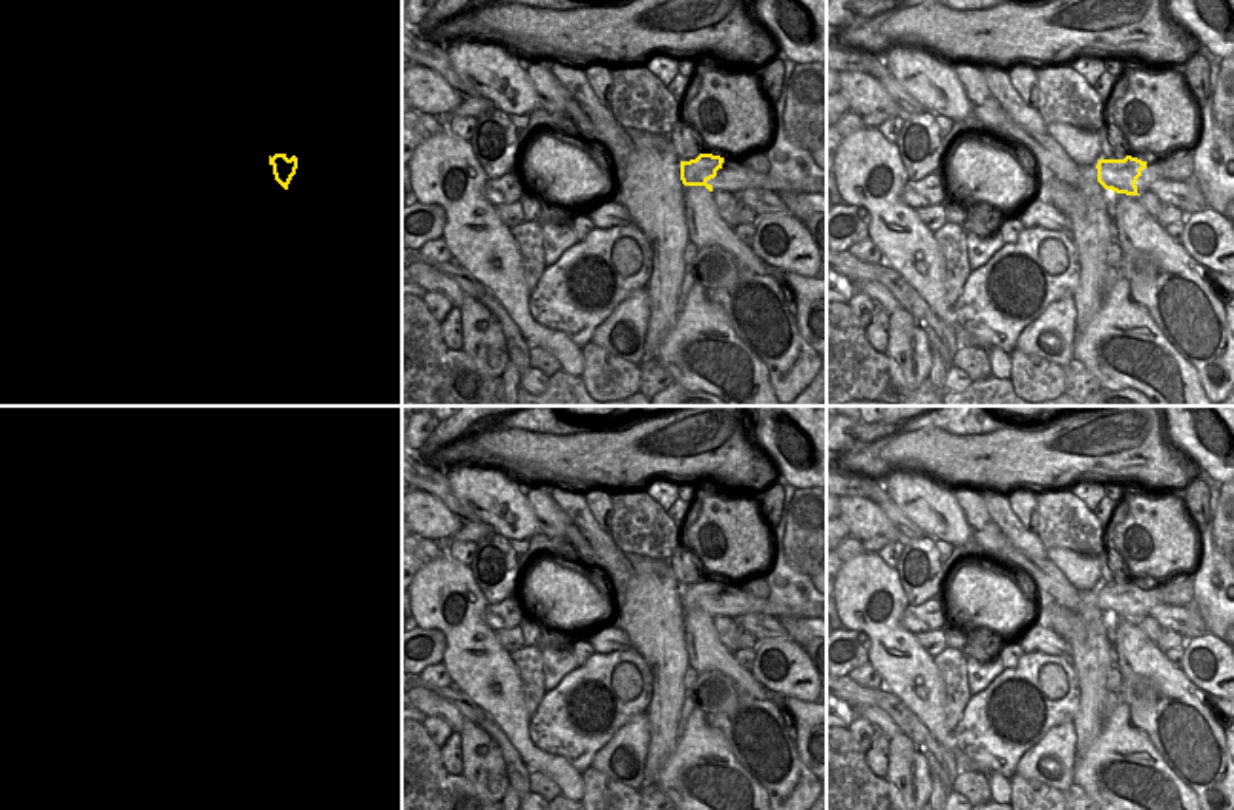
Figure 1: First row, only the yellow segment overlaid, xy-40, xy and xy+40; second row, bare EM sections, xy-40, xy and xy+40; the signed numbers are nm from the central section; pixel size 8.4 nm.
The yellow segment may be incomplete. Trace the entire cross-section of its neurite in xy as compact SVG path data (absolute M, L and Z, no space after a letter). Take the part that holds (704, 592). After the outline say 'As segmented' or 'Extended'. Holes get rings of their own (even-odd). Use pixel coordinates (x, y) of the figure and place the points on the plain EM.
M699 579L696 584L681 586L681 605L684 611L705 611L713 617L709 605L717 601L722 588L724 582L713 579Z. As segmented

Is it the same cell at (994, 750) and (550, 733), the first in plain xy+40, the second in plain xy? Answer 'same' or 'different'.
same

